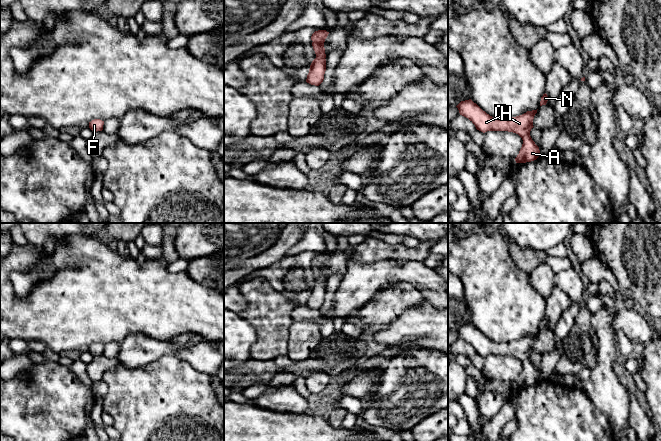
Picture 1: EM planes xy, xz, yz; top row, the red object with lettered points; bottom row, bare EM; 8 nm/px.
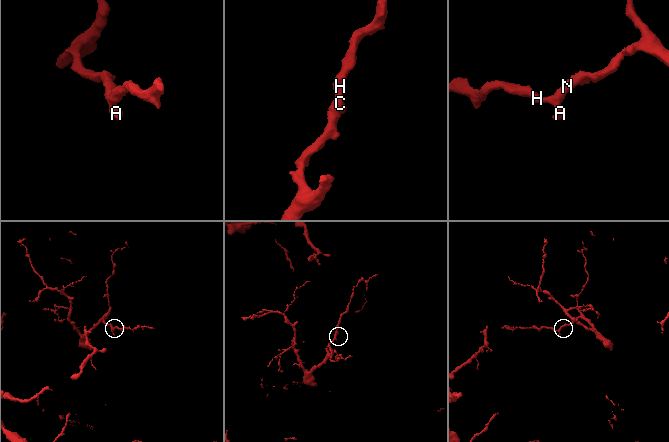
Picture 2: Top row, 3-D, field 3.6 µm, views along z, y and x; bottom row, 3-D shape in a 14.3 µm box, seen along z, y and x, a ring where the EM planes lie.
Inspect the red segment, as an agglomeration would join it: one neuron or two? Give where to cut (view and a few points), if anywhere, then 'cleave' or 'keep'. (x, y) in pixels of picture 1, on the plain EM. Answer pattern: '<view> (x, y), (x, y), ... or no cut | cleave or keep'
no cut | keep

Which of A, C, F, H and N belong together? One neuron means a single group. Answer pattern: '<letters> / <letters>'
A C F H N

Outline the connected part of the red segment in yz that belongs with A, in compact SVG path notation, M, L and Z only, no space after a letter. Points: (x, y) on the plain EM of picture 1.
M471 323L461 325L456 331L460 339L468 342L475 349L476 353L483 357L487 355L508 355L518 358L522 362L523 368L515 382L516 387L531 386L541 379L539 371L530 360L537 334L527 335L522 339L509 343L495 343Z

